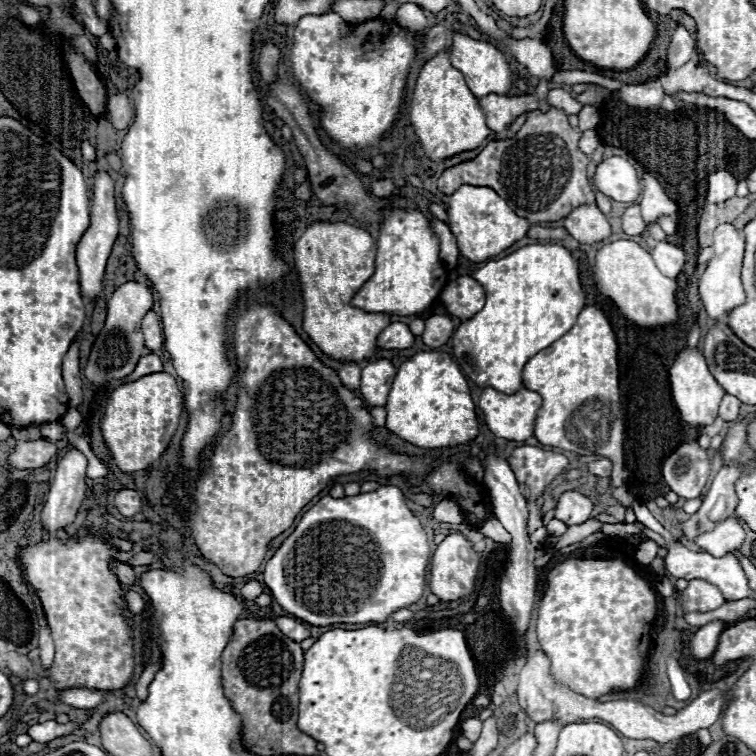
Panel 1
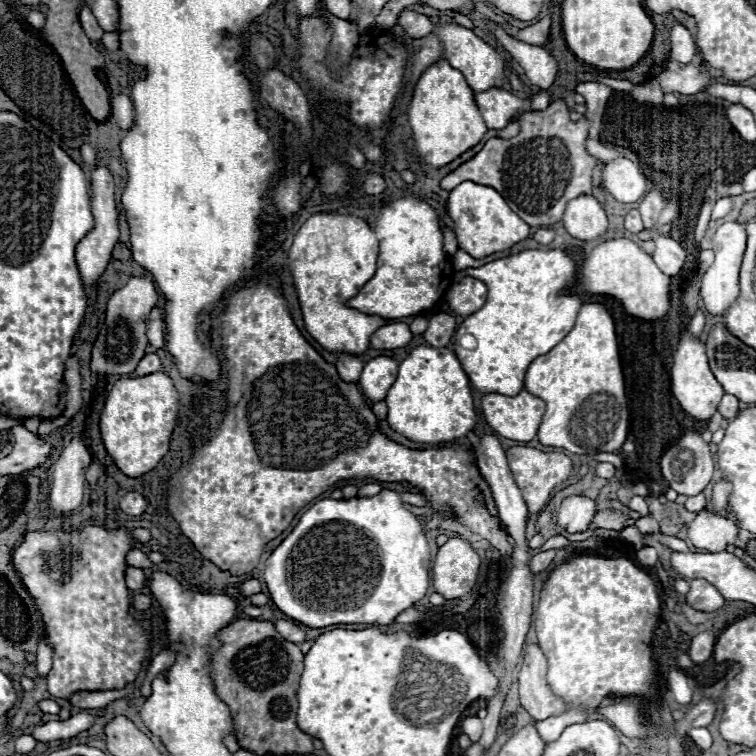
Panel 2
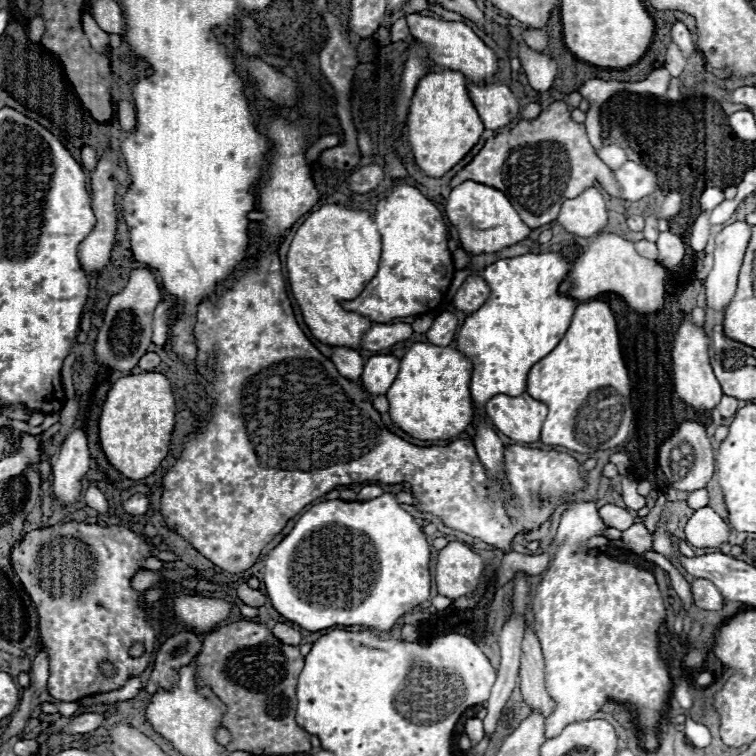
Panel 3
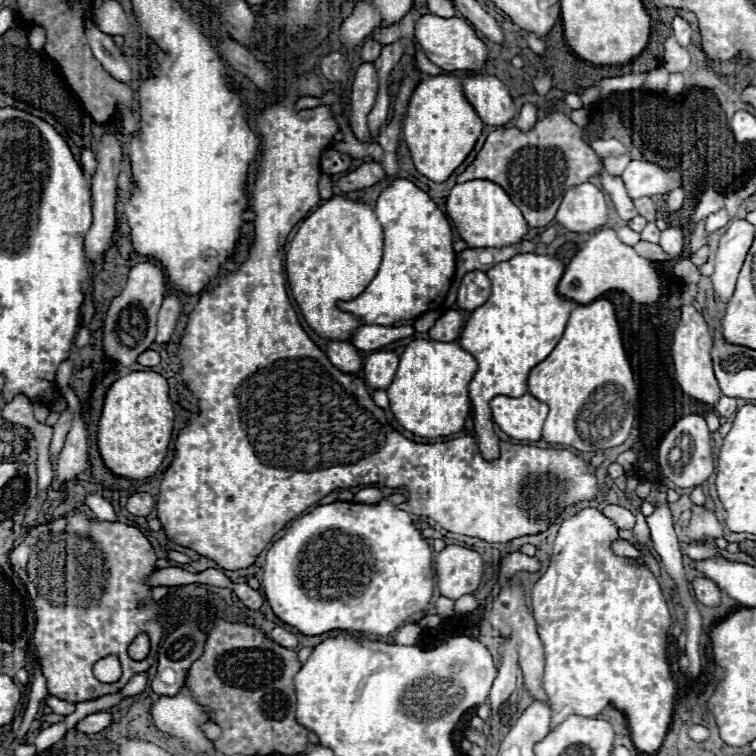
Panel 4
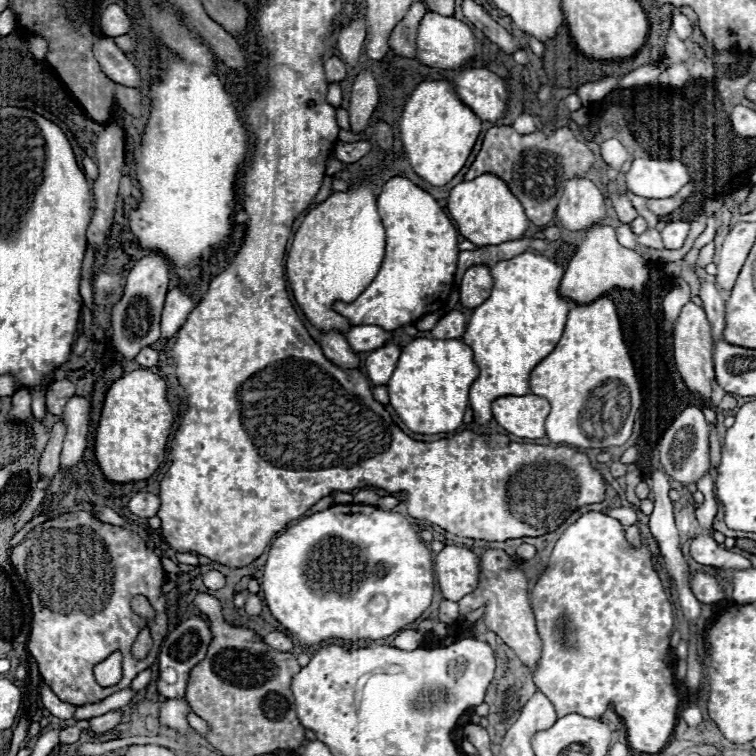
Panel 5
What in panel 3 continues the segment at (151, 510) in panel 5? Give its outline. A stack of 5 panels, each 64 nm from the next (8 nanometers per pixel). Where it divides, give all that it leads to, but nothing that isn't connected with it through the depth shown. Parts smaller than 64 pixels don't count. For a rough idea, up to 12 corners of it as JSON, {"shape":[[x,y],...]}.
{"shape":[[134,494],[124,502],[124,510],[132,516],[148,512],[150,500]]}

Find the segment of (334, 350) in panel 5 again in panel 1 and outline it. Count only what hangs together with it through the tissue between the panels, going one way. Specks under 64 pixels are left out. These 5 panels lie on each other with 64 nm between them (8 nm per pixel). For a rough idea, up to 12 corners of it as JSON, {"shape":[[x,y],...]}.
{"shape":[[342,362],[338,376],[344,386],[360,386],[360,364]]}

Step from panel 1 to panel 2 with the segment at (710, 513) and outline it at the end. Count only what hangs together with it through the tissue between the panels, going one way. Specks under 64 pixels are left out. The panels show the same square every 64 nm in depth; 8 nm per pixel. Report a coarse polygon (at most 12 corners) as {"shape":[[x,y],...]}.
{"shape":[[720,480],[714,486],[712,508],[728,510],[730,484]]}

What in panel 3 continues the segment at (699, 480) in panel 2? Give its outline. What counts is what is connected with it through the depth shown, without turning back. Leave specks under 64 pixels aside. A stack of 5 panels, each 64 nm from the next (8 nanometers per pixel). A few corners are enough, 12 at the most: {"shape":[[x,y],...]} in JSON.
{"shape":[[682,422],[658,462],[676,490],[704,488],[714,474],[706,426]]}

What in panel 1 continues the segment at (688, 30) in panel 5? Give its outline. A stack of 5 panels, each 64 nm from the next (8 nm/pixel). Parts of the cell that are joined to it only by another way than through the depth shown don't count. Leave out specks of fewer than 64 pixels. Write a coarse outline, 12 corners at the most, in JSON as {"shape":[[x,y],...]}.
{"shape":[[676,26],[668,46],[668,66],[684,66],[696,50],[696,40]]}

